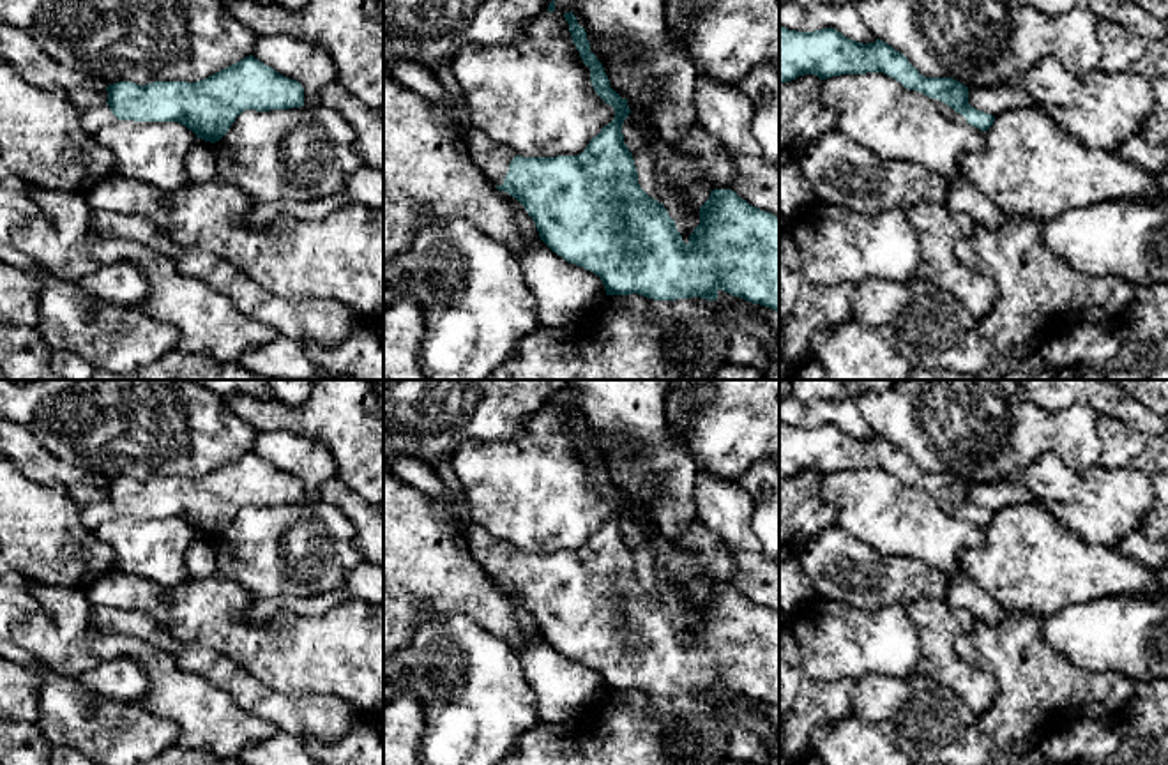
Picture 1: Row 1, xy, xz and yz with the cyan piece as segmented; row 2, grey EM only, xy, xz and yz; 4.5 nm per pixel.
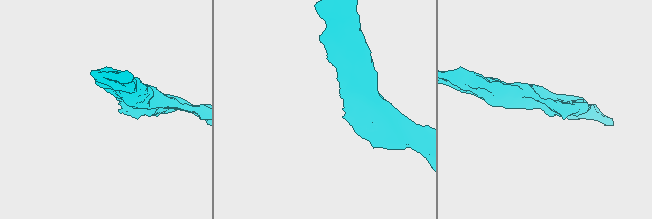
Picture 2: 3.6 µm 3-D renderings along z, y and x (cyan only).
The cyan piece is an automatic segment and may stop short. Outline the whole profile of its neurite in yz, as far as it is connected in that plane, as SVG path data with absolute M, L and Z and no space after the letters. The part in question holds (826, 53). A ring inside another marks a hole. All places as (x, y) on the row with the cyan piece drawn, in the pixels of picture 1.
M779 25L779 83L804 74L827 80L841 74L884 72L908 90L931 97L937 108L954 122L988 131L995 117L968 104L968 87L952 78L926 78L905 55L876 39L862 44L836 28L815 32L788 30Z

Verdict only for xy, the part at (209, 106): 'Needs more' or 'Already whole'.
Needs more

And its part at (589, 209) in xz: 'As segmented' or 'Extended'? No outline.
Extended

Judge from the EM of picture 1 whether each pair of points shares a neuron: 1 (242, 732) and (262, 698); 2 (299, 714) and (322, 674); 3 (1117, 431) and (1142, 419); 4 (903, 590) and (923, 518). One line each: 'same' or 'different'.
1: different
2: different
3: different
4: different

